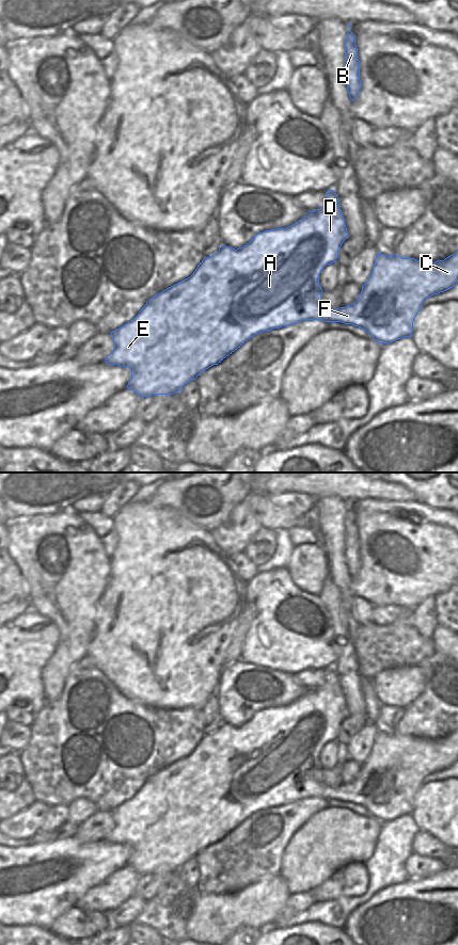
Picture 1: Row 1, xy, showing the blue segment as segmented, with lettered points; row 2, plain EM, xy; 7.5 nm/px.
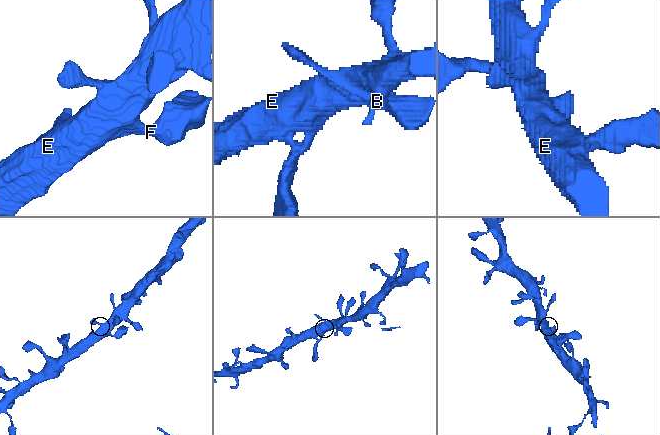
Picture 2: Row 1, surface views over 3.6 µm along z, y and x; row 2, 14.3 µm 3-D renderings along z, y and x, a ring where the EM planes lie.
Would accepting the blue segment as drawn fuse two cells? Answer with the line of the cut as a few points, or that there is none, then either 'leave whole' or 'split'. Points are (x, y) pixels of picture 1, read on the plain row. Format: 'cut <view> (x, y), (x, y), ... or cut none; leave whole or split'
cut none; leave whole

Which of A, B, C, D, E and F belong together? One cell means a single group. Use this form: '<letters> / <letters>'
A B C D E F

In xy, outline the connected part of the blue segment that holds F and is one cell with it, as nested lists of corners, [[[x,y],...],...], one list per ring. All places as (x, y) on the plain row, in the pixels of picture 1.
[[[329,668],[320,687],[309,689],[286,706],[258,710],[243,725],[235,727],[222,723],[216,732],[204,736],[190,755],[149,776],[130,800],[110,811],[114,827],[105,840],[128,845],[131,856],[127,866],[141,875],[173,872],[203,849],[221,840],[254,813],[303,798],[352,802],[369,811],[378,821],[411,815],[413,799],[424,778],[458,760],[458,730],[436,740],[401,736],[396,732],[386,734],[378,730],[373,750],[362,764],[358,778],[346,785],[329,787],[321,782],[323,769],[319,763],[319,752],[327,742],[336,740],[338,728],[348,715],[338,675],[333,668]]]

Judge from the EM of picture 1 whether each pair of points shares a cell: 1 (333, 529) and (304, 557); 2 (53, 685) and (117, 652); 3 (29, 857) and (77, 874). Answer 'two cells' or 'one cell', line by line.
1: two cells
2: two cells
3: one cell

